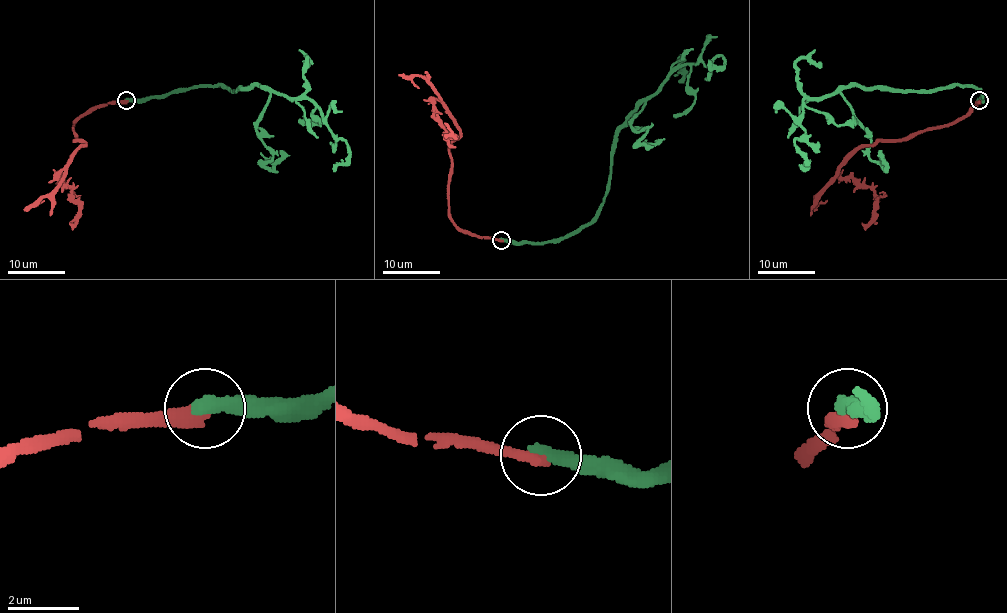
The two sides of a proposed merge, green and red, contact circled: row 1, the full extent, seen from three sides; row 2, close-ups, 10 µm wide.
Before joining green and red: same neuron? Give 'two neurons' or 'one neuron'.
two neurons

